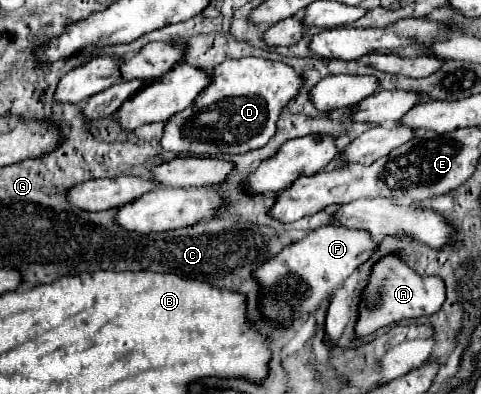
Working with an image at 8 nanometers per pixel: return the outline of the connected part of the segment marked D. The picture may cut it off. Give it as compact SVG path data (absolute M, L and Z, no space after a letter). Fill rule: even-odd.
M243 57L223 61L213 69L213 85L189 105L189 109L173 115L165 125L161 145L179 155L239 155L263 147L277 131L281 109L287 107L301 91L303 77L281 61L261 57Z

